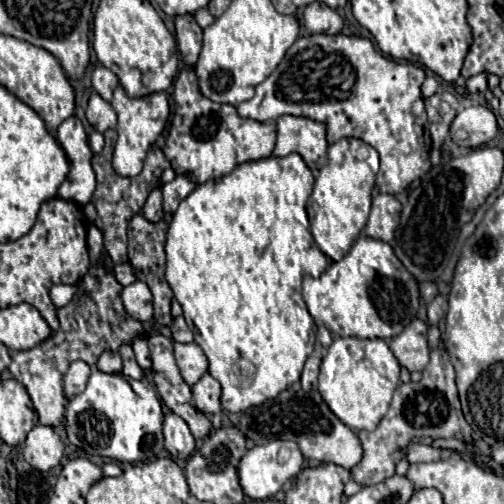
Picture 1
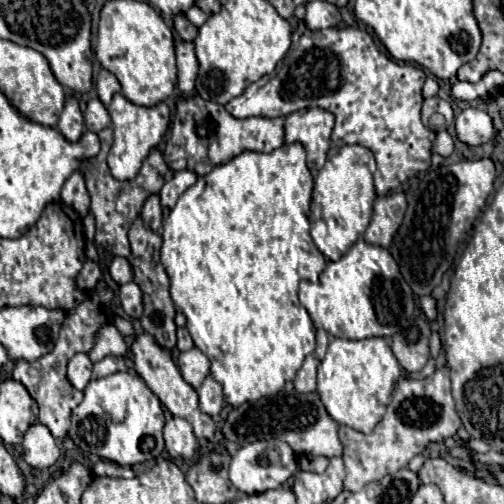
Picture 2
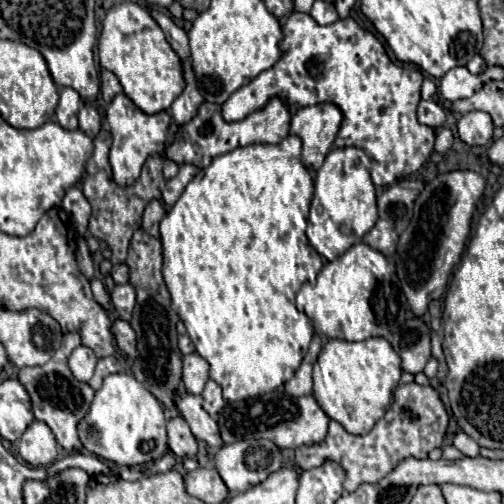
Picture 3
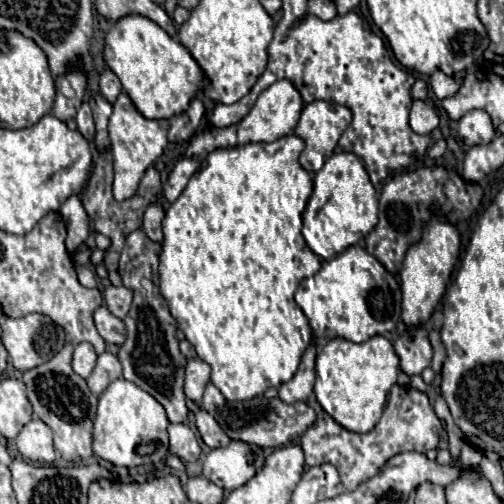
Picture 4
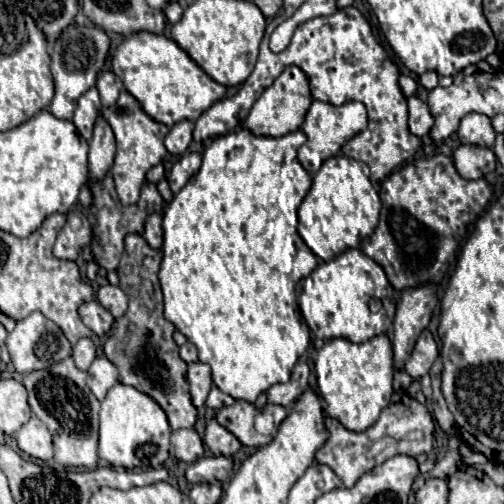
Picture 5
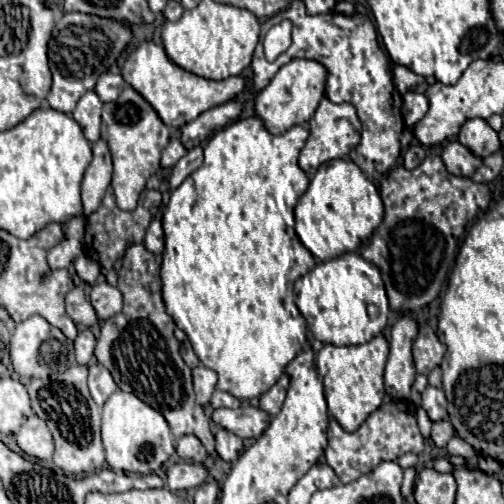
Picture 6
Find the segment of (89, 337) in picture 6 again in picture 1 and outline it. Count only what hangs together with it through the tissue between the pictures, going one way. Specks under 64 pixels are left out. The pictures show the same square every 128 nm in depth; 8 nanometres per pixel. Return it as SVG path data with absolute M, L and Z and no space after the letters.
M74 360L68 368L68 372L64 374L64 392L68 398L84 392L86 382L90 376L90 366L82 360Z

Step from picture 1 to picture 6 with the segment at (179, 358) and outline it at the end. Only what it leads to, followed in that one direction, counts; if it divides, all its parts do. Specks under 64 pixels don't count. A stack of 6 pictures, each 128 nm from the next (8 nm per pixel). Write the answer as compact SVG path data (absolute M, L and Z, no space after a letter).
M198 366L192 370L192 376L194 376L194 392L196 392L196 402L200 406L206 406L212 398L212 392L216 388L216 372L206 368L206 366Z

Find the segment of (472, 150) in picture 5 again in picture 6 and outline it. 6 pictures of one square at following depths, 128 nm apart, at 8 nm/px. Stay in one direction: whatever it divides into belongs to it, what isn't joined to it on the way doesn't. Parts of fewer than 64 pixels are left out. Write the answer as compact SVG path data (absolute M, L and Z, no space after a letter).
M450 142L442 150L442 162L454 176L472 176L474 170L480 166L480 158L476 158L460 142Z

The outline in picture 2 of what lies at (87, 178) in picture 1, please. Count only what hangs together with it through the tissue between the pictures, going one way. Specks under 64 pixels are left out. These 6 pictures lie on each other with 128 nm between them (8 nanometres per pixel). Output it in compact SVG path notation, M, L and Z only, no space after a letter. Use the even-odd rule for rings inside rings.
M66 96L66 104L64 104L64 110L60 114L60 120L58 120L56 128L70 142L76 142L80 138L82 128L84 128L84 118L82 118L82 112L80 112L74 96ZM74 172L64 182L62 200L64 200L64 204L72 206L80 216L86 216L88 214L90 200L88 200L88 190L86 190L86 184L84 184L84 176L80 172Z

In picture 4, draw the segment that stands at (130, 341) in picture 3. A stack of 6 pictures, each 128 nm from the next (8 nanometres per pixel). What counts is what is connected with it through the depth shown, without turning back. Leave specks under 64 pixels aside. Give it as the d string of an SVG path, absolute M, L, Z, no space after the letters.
M104 304L94 312L94 324L98 334L110 342L110 344L122 344L124 342L124 322L108 312Z

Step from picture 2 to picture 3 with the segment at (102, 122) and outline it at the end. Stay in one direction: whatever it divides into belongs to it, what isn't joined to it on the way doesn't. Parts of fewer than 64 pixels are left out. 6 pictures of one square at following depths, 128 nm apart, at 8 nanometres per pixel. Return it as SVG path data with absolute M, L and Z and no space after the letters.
M84 104L78 114L78 120L80 120L78 126L86 136L94 138L100 132L100 114L94 104Z

